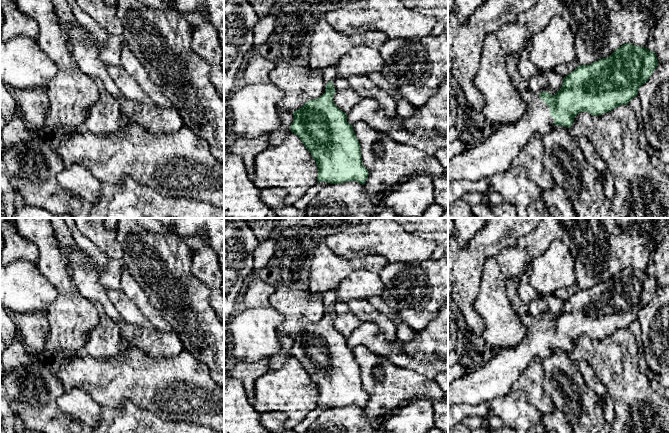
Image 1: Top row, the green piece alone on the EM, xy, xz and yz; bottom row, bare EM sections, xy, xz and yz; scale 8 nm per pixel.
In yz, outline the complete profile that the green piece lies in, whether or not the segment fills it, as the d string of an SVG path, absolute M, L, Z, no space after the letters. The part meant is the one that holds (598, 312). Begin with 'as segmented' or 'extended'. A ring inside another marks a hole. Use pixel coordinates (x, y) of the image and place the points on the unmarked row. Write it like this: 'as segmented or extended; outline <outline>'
extended; outline M626 267L607 282L590 289L579 289L563 302L563 309L555 319L549 316L534 318L529 313L524 314L521 317L526 328L524 339L514 348L497 350L493 357L476 370L466 372L461 378L454 380L448 387L448 409L456 404L473 406L505 396L534 358L543 360L555 350L569 352L580 336L599 340L621 329L628 329L638 319L638 313L649 304L657 290L654 275Z

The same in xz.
extended; outline M335 291L324 293L325 317L293 336L290 353L316 385L318 407L356 405L364 409L369 397L362 388L359 365L347 346L347 338L333 325L337 302Z

